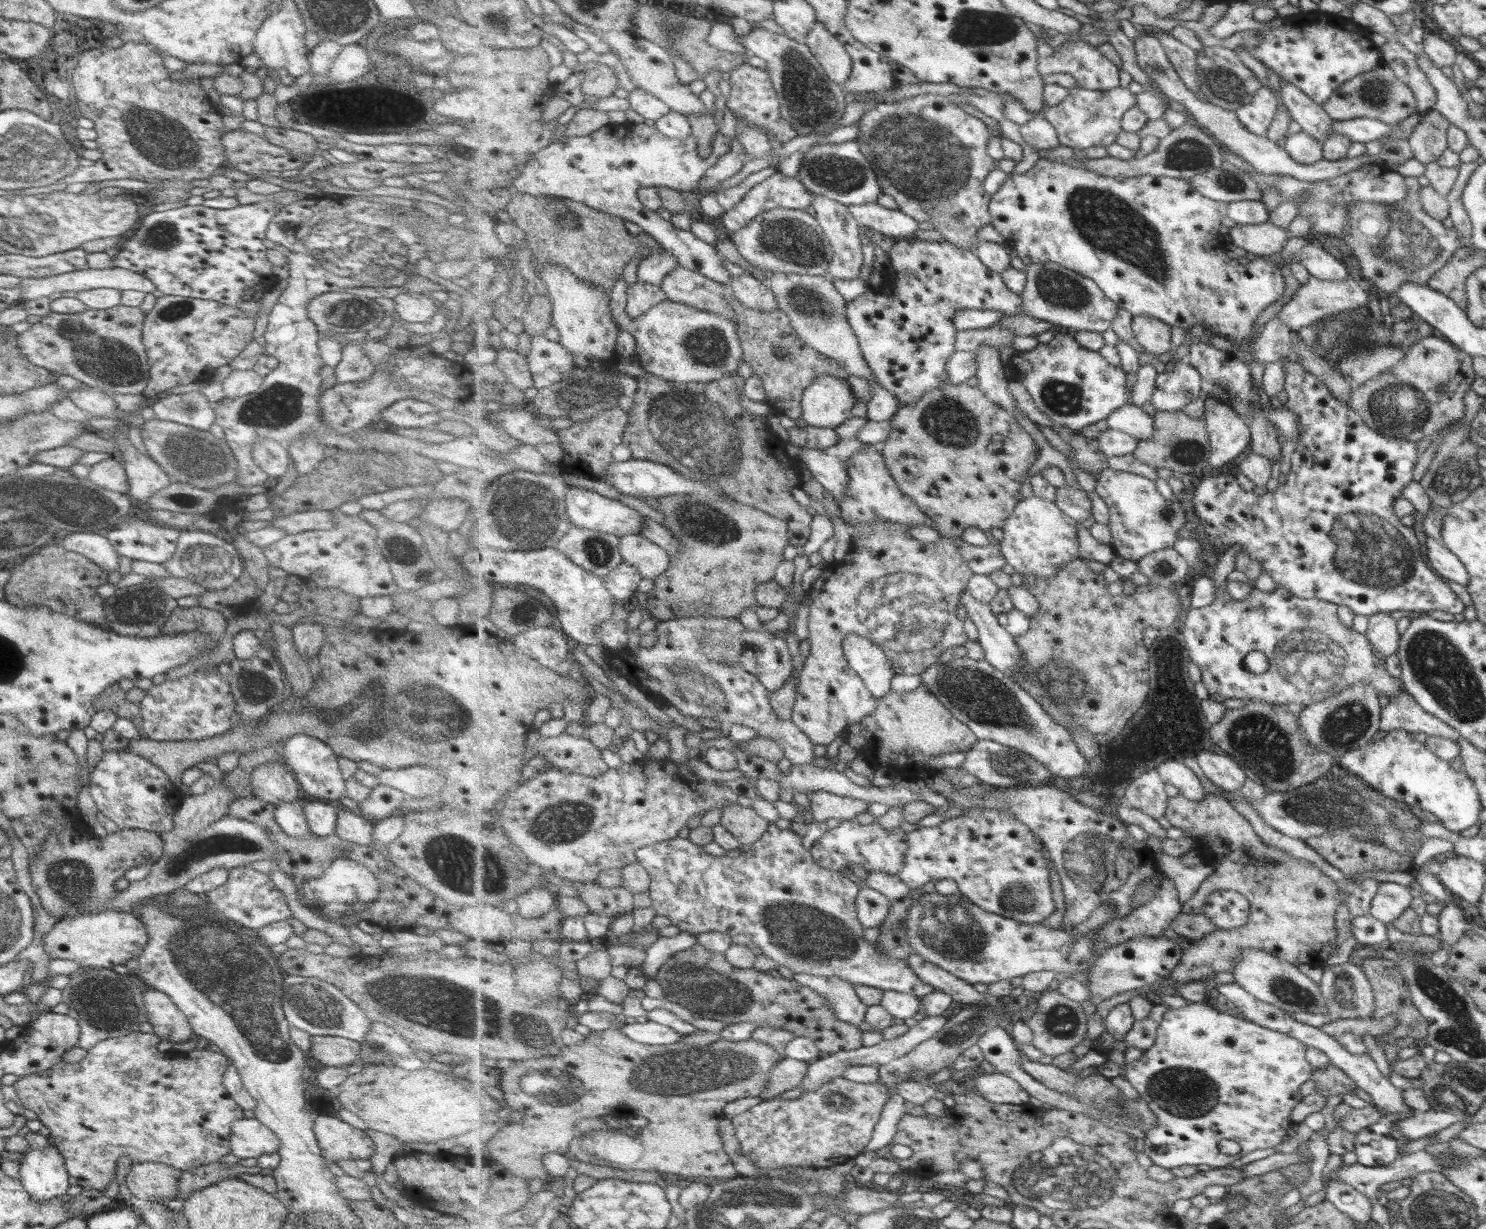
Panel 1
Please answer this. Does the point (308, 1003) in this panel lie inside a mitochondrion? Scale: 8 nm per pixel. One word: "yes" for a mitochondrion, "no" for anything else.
yes

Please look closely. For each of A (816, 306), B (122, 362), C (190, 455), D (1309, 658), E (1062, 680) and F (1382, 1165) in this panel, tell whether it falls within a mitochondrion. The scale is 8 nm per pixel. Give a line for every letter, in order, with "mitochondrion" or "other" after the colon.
A: mitochondrion
B: mitochondrion
C: mitochondrion
D: mitochondrion
E: mitochondrion
F: other

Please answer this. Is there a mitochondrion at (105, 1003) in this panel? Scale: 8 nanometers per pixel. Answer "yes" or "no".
yes

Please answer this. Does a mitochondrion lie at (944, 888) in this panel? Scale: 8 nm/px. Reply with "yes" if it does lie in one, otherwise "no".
yes

